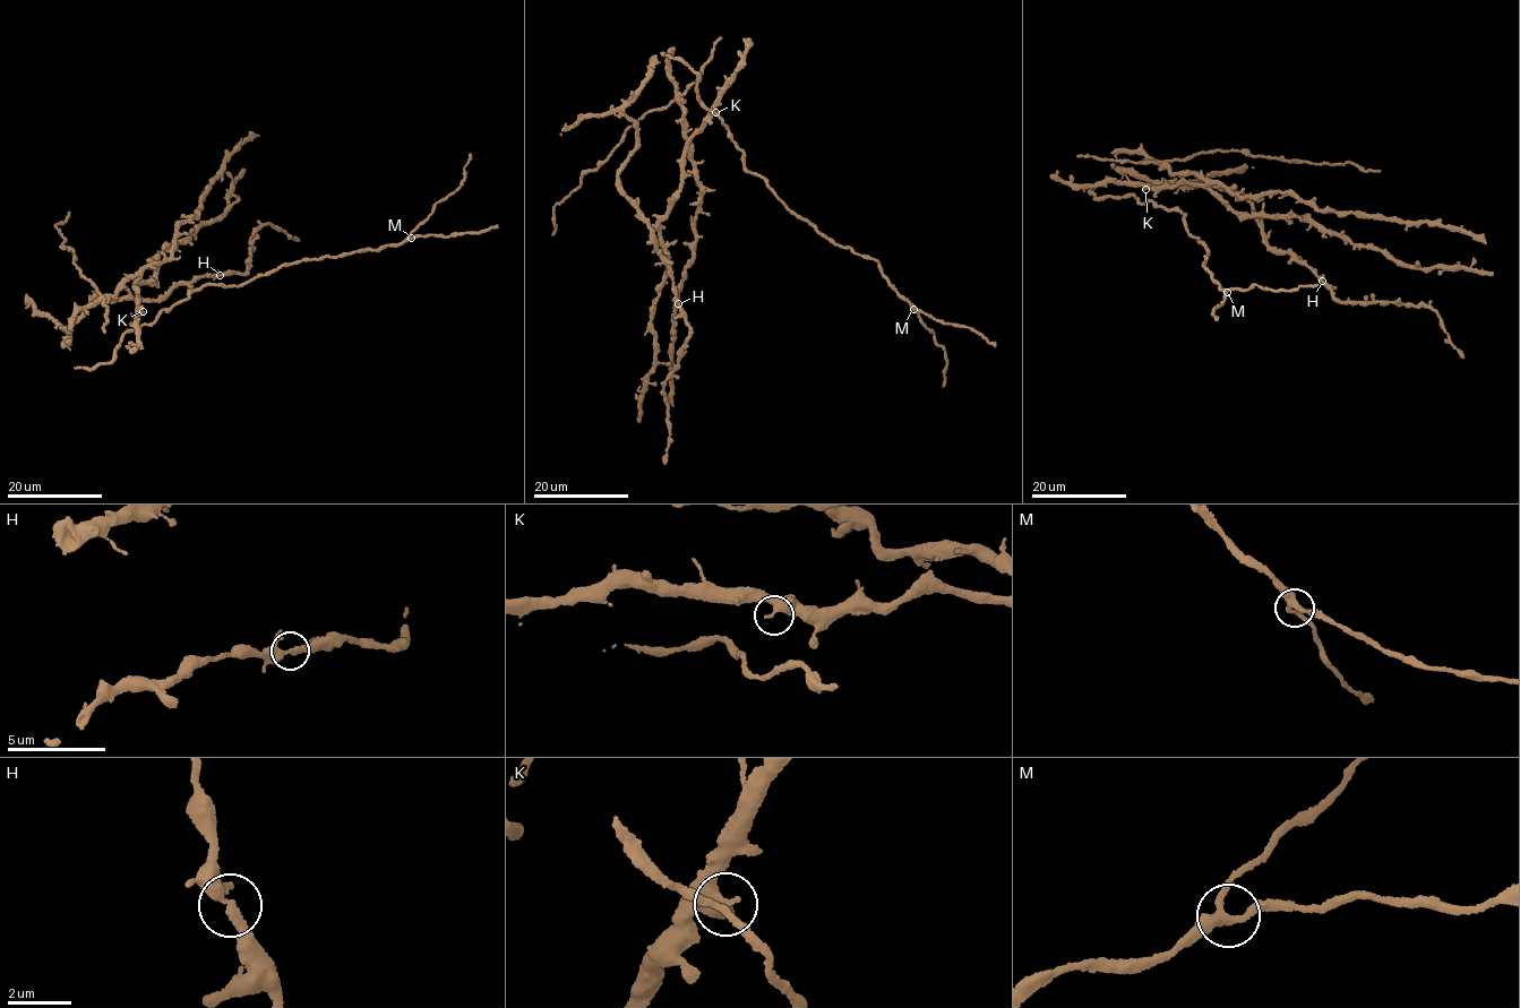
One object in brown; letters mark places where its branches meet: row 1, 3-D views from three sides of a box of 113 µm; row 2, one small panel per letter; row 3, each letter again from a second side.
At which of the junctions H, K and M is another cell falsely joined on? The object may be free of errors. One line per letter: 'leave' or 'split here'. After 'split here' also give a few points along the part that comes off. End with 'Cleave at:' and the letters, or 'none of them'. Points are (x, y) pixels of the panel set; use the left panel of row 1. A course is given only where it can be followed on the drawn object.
H: leave
K: leave
M: leave
Cleave at: none of them

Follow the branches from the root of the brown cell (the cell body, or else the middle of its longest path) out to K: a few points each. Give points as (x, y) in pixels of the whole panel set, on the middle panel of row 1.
K: (676, 96), (683, 109), (692, 149), (687, 147), (689, 137), (715, 112)

